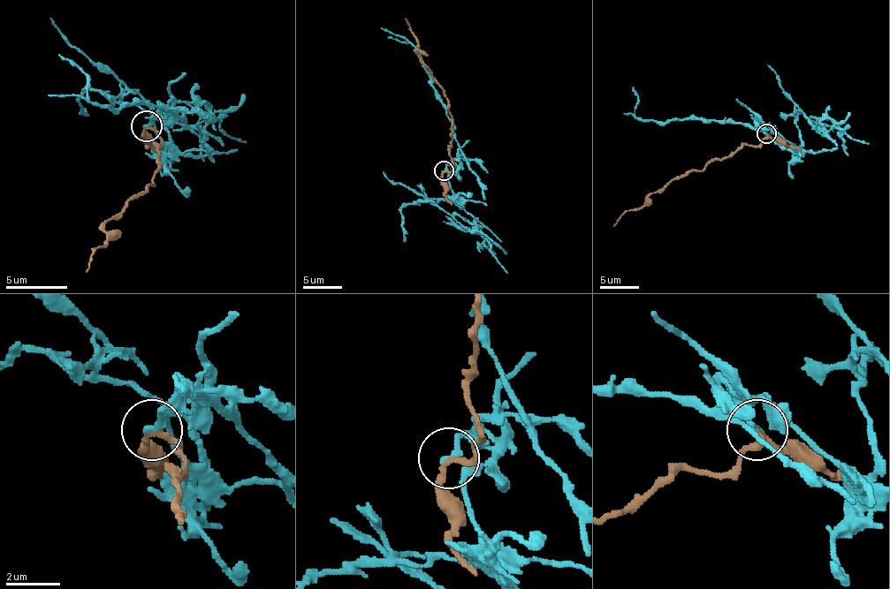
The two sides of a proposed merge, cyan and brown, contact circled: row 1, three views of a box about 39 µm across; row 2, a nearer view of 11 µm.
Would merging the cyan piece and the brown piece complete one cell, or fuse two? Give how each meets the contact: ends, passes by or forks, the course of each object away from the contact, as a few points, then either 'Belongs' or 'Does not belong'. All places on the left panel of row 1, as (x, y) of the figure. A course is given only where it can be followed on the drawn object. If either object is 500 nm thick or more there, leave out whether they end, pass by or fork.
At the ring cyan ends. At the ring brown passes by. Course of cyan: (146, 125), (167, 113), (155, 122), (167, 144), (167, 128), (127, 91), (173, 122), (216, 119), (247, 140). Course of brown: (146, 125), (161, 144), (155, 144), (158, 165), (152, 184), (105, 224), (105, 242), (87, 273). Does not belong

